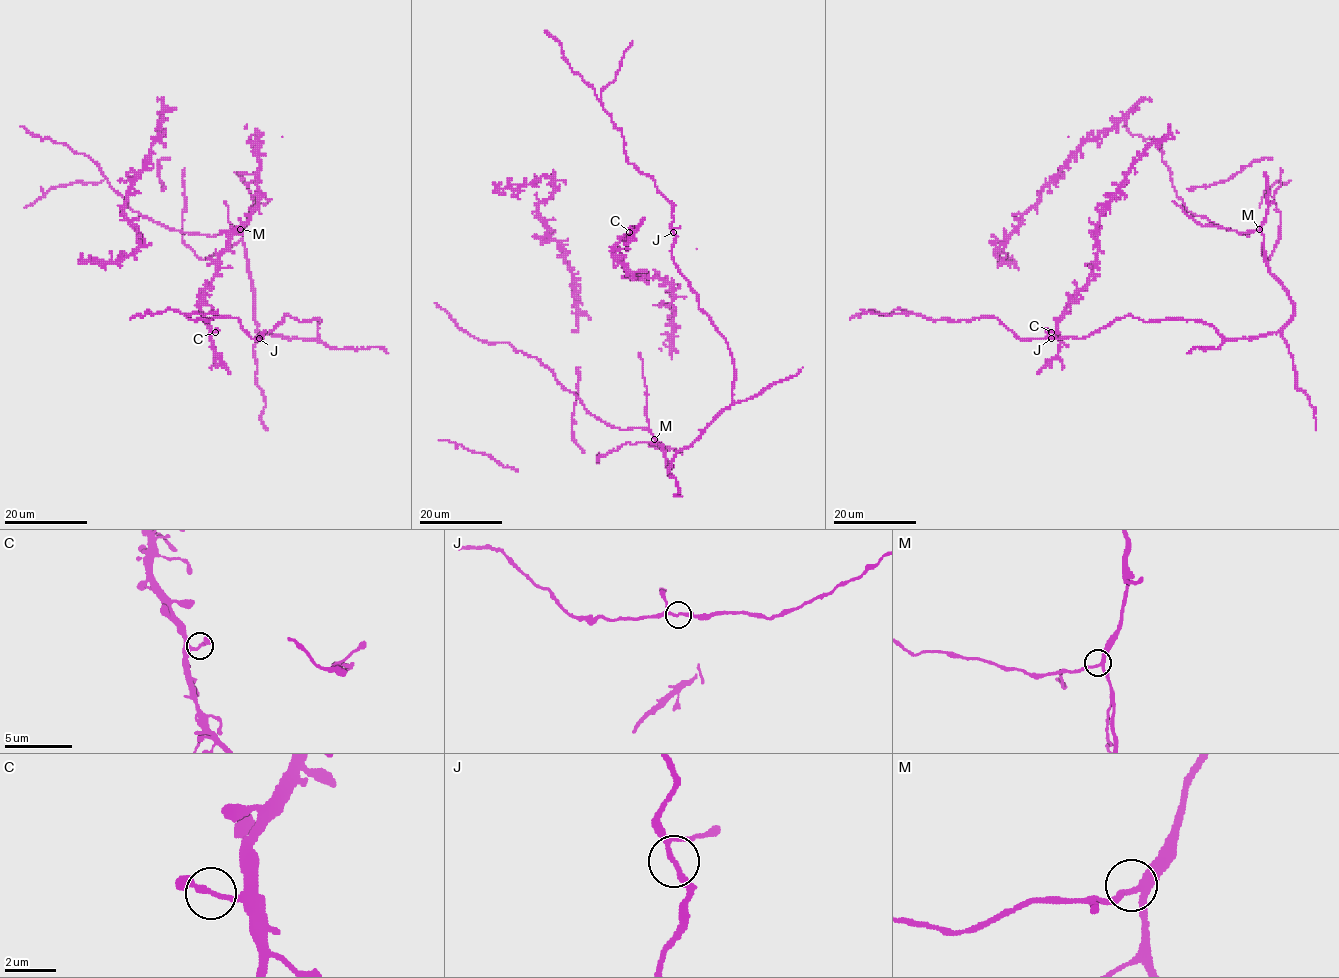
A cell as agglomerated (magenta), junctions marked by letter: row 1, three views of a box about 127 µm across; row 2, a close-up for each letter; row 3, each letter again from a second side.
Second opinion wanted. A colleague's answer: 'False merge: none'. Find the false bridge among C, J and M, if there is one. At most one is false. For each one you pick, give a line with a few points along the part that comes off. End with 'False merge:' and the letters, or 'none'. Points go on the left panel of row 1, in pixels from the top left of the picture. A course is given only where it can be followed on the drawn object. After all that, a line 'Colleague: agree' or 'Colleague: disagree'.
False merge: none
Colleague: agree

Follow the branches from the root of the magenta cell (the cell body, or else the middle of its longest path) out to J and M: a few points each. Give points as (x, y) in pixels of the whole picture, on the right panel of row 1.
J: (1073, 338), (1051, 338)
M: (1073, 338), (1127, 315), (1200, 320), (1225, 340), (1277, 333), (1291, 318), (1293, 301), (1270, 272), (1259, 229)

